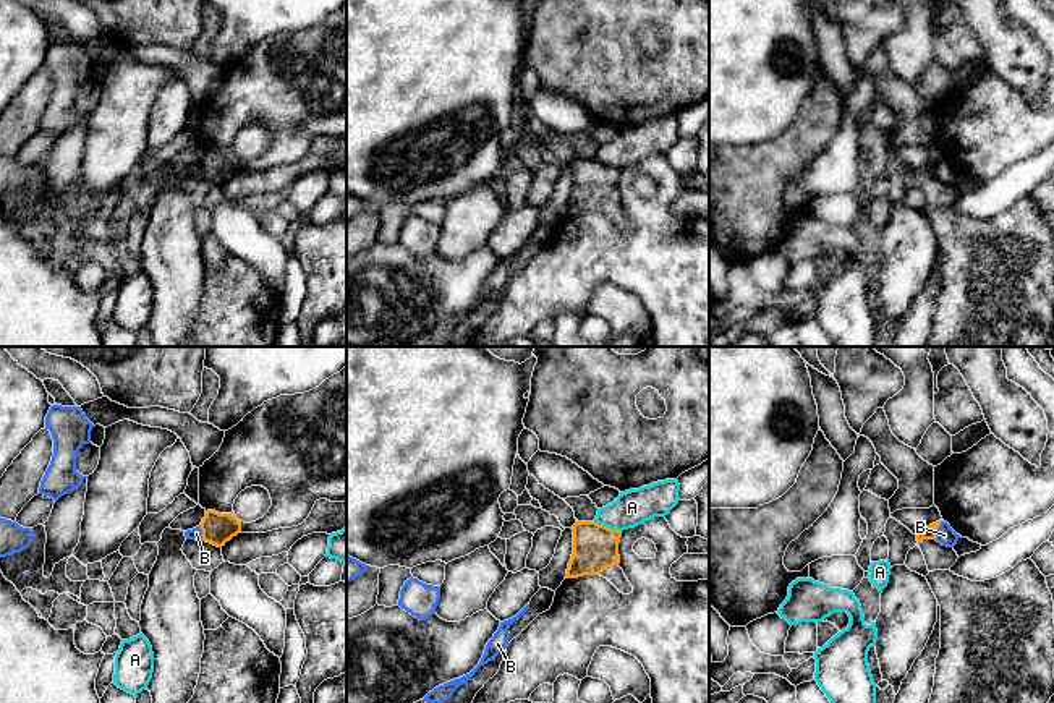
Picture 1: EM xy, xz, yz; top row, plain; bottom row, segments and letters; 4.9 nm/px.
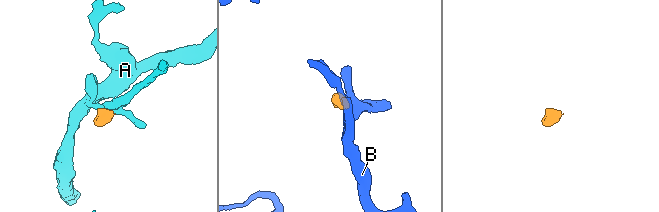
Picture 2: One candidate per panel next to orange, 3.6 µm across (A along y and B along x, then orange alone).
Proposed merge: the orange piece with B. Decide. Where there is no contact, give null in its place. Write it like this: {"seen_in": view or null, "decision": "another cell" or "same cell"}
{"seen_in": "yz", "decision": "another cell"}

